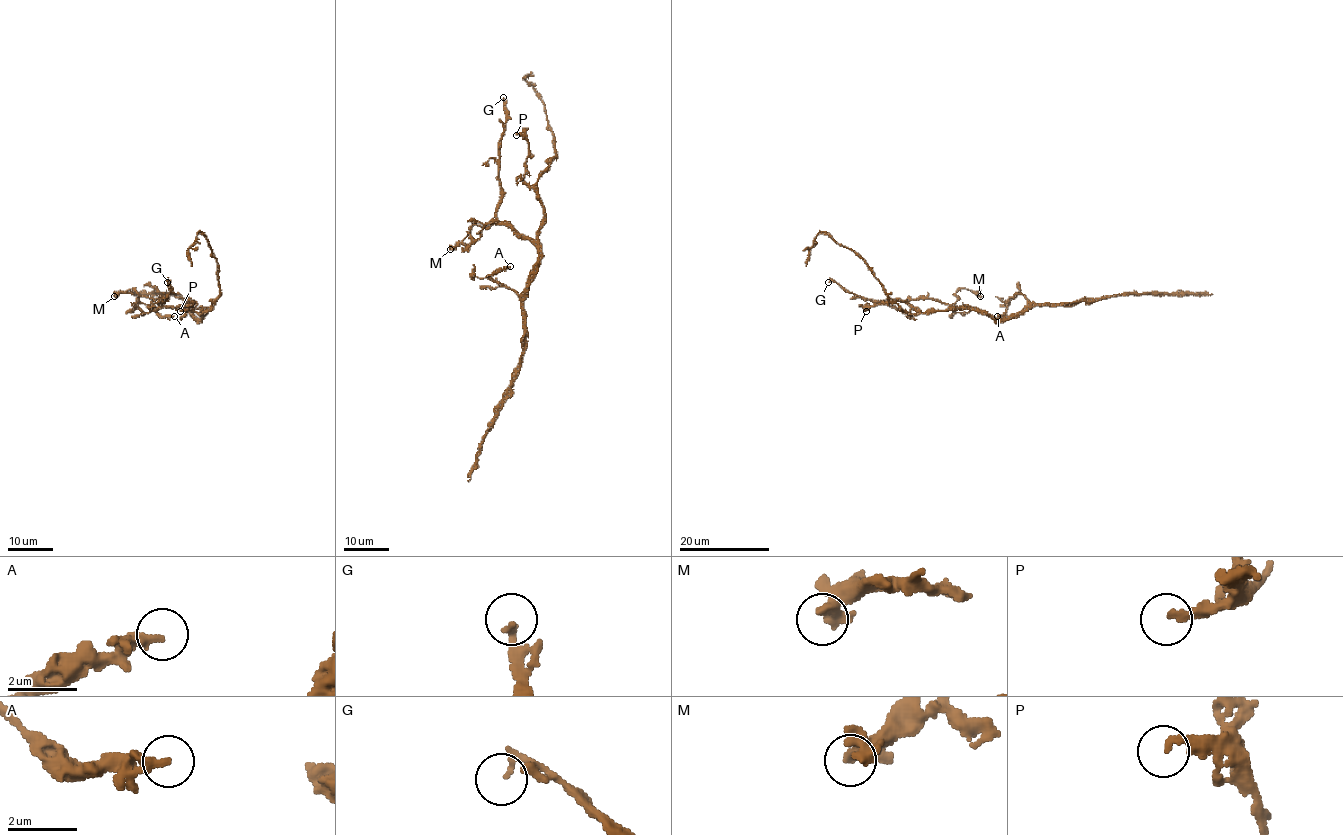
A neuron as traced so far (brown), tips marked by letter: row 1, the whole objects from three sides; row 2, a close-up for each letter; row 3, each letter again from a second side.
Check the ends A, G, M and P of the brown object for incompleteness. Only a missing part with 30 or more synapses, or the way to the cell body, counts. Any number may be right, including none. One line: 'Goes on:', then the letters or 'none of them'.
Goes on: none of them

